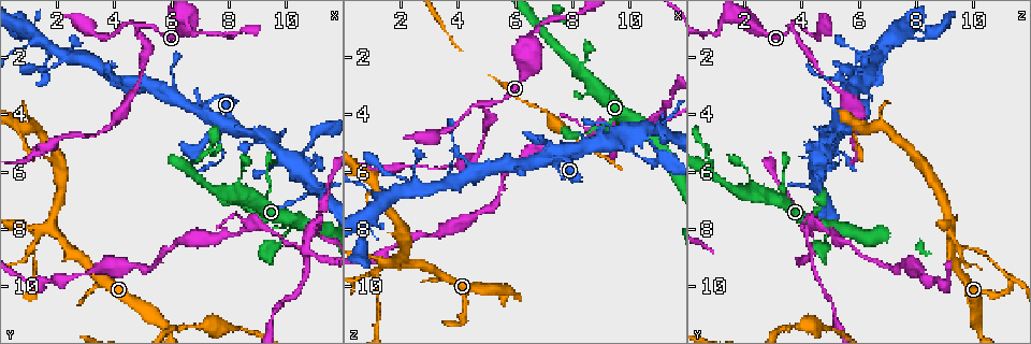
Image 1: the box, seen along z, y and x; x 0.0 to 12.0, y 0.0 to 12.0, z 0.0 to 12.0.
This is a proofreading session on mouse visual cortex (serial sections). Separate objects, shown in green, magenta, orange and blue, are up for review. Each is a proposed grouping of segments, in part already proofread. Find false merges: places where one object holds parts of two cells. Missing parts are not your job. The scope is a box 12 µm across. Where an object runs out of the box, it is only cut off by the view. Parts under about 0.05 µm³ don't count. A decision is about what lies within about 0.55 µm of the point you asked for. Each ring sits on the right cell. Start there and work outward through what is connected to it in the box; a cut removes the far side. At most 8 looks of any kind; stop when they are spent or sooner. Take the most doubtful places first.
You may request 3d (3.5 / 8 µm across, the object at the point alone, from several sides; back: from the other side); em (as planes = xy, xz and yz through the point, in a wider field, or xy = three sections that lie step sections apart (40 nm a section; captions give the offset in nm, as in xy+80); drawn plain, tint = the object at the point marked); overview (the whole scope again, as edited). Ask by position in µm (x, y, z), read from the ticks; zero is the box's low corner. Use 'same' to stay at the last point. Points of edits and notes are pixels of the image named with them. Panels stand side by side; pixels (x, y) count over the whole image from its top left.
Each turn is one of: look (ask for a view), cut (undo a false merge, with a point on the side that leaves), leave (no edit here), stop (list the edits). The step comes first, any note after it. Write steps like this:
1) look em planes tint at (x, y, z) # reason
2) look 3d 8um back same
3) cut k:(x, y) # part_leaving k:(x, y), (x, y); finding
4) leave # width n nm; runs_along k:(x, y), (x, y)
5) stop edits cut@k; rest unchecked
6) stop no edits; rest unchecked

look 3d 3.5um back at (4.8, 0.9, 3.7) # a fork

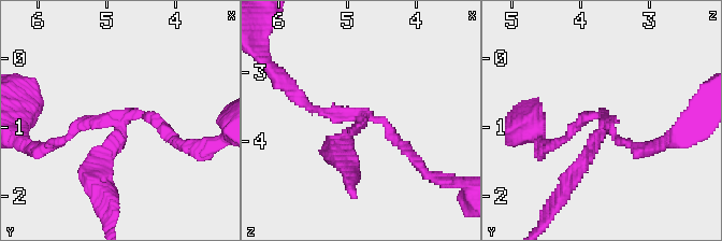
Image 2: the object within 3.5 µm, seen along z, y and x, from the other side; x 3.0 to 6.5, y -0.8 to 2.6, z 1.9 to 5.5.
look em planes tint at (4.85, 0.95, 3.65) # arms 3; arm_widths 150, 150, 150 nm

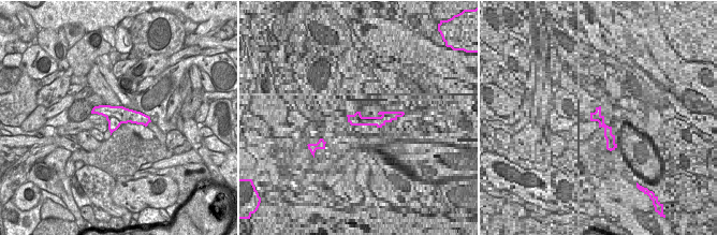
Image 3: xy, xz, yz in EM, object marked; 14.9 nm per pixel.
cut 2:(582, 157) # part_leaving 2:(598, 132), (546, 215); two cells meet here

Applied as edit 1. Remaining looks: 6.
look 3d 3.5um at (1.1, 8.7, 9.6) # three arms meet

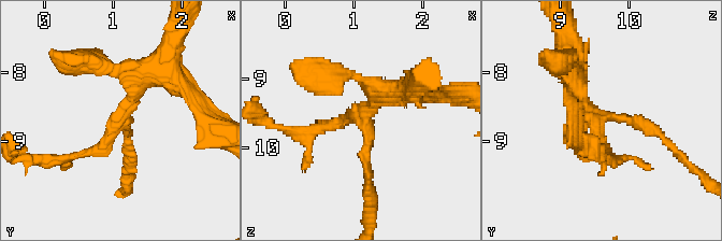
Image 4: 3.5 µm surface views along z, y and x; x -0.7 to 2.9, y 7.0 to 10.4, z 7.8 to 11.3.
look em planes tint at (1.15, 8.60, 9.55)

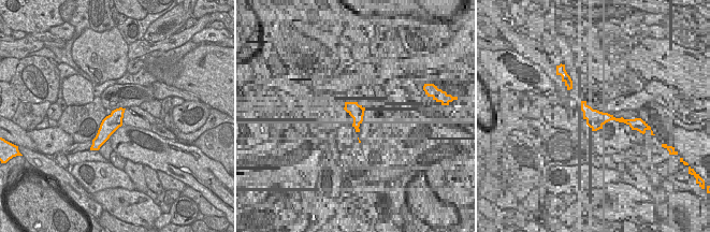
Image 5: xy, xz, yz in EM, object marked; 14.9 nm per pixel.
leave # width 240 nm; runs_along 4:(573, 71), (597, 114), (661, 135); all the same cell

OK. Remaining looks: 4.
look 3d 3.5um back at (6.4, 0.7, 1.2) # abrupt turn

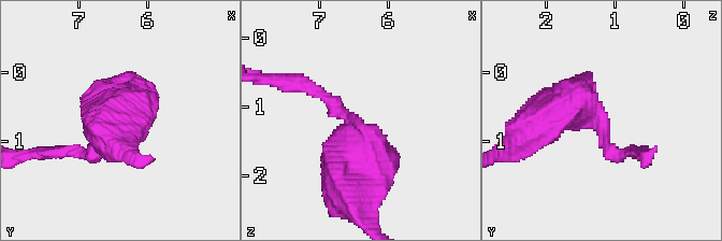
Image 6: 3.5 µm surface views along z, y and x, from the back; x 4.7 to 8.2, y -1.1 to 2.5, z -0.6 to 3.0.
look em xy step 1 tint at (6.45, 0.80, 1.20) # arm_widths 200, 600 nm

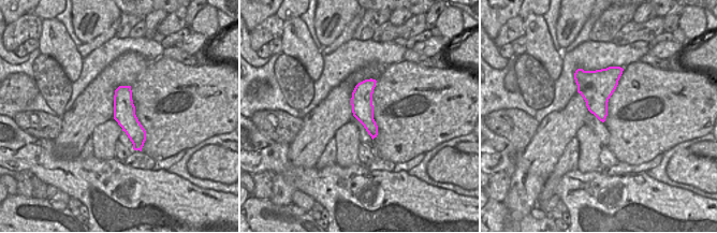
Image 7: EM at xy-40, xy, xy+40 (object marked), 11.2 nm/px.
leave # continuous, no second cell

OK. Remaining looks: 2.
stop edits cut@2; rest unchecked

